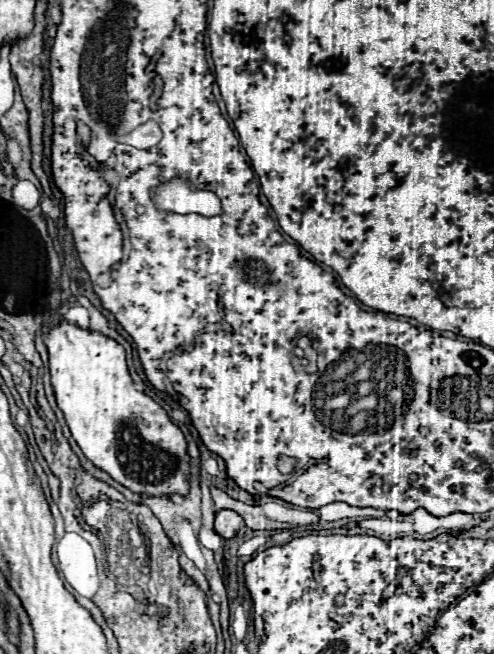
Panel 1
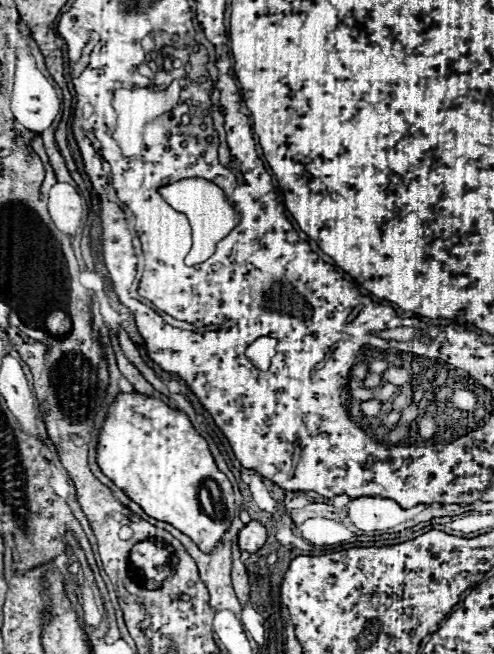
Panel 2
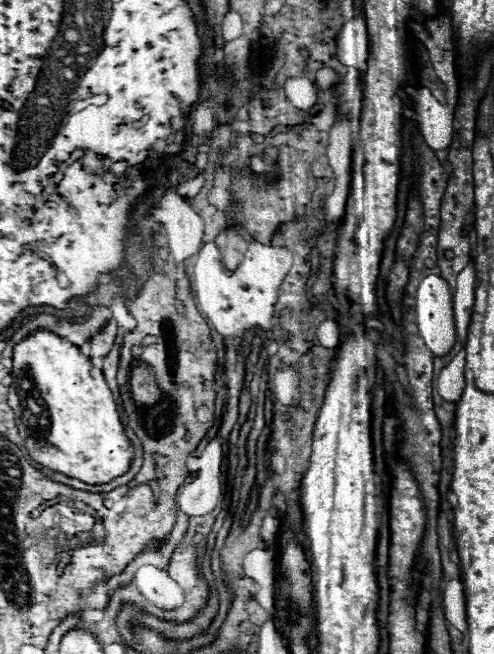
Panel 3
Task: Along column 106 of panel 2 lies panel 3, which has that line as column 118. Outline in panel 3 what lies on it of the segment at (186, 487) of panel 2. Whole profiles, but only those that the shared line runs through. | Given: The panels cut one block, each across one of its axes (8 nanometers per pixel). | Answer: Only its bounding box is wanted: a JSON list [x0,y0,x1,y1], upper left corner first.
[8,330,134,484]

